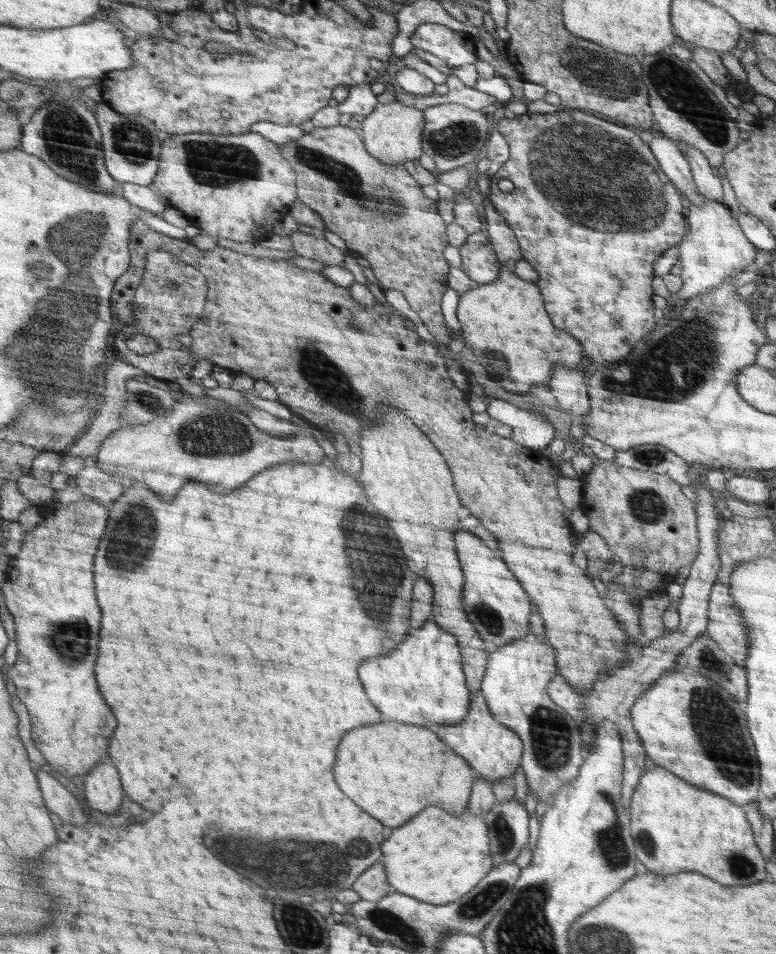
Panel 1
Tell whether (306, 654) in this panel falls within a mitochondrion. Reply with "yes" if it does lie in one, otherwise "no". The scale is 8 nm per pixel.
no

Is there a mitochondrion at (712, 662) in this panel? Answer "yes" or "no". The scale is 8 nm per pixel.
yes

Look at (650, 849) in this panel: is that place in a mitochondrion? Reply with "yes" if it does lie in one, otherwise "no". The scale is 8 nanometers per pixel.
yes

